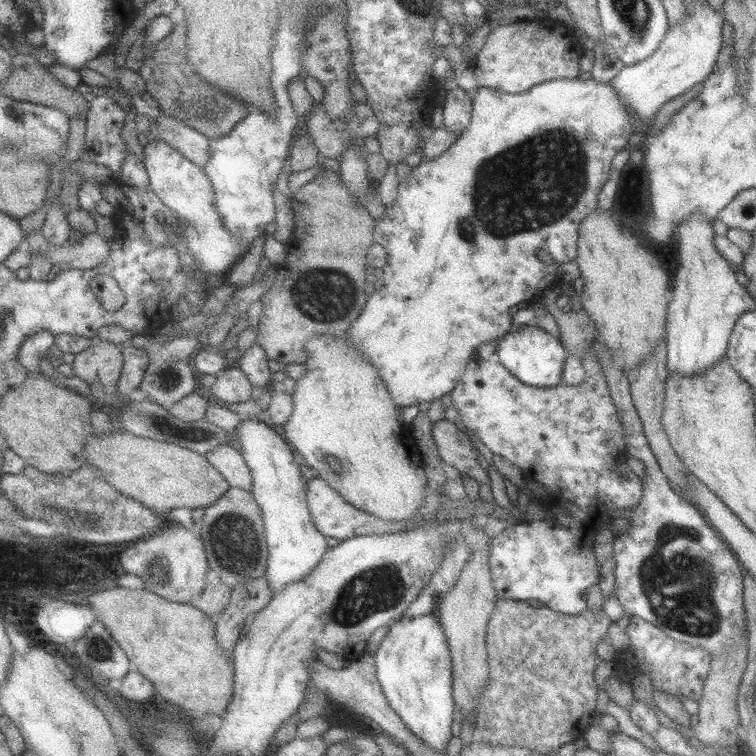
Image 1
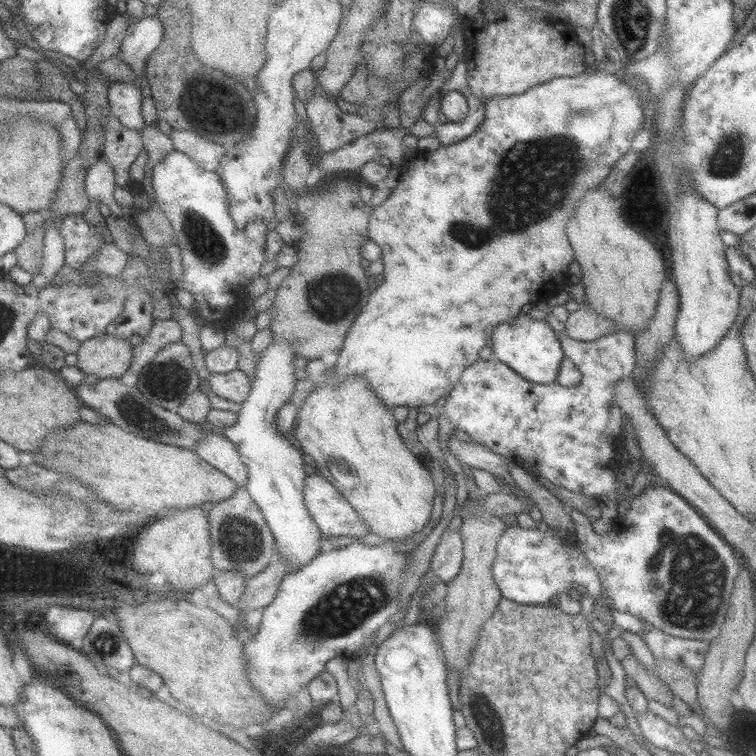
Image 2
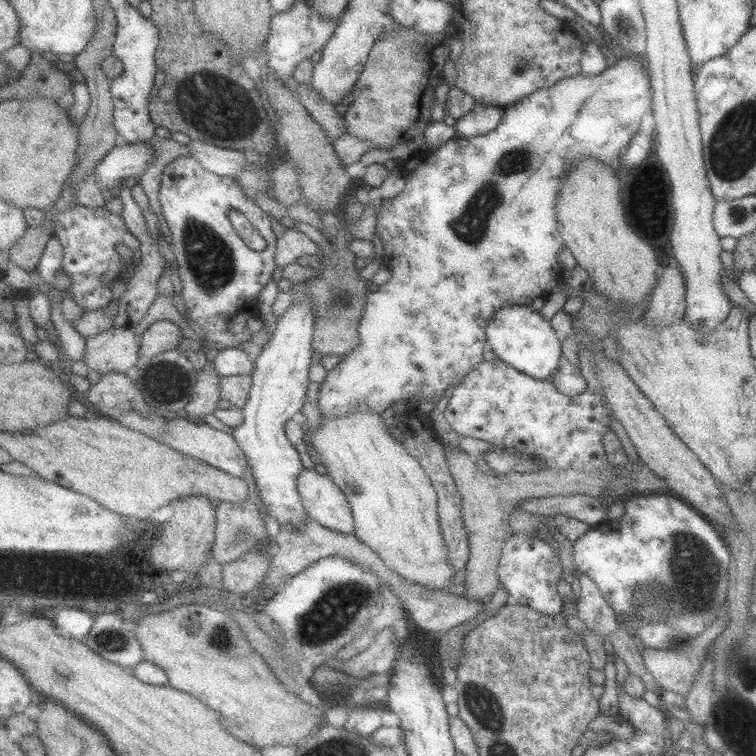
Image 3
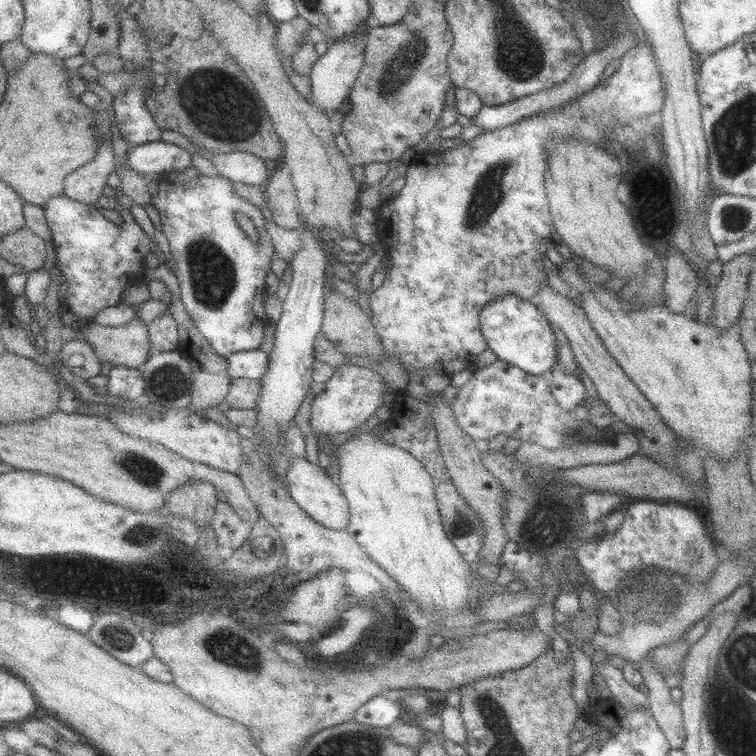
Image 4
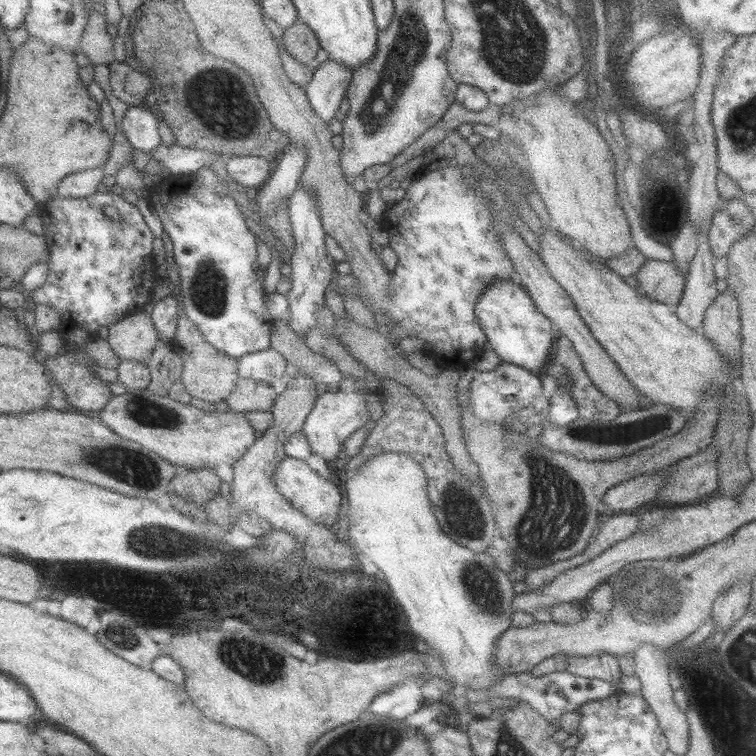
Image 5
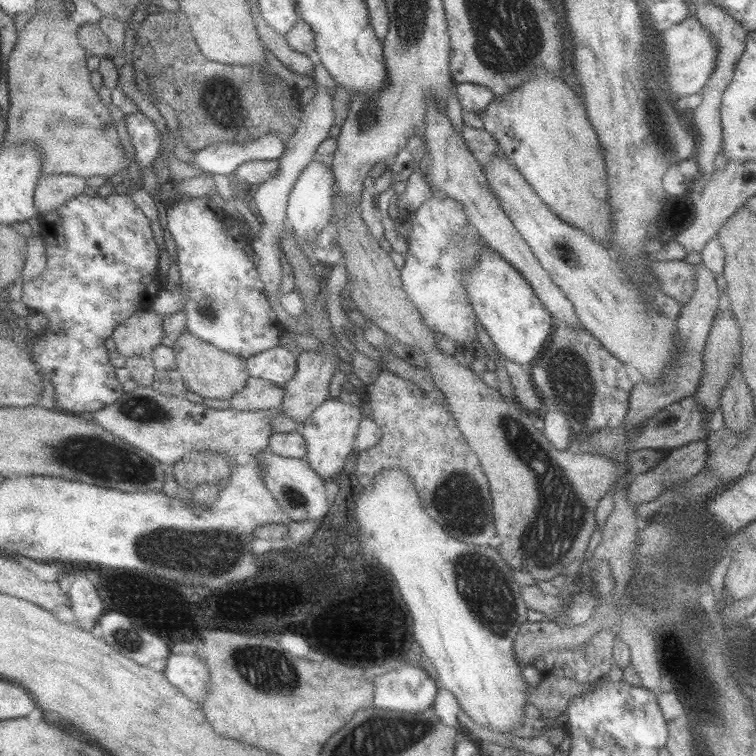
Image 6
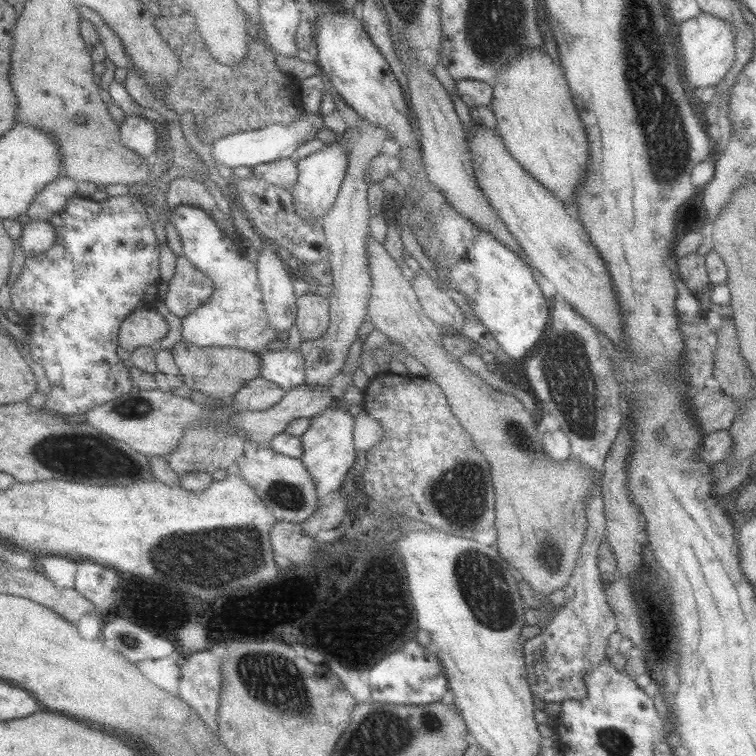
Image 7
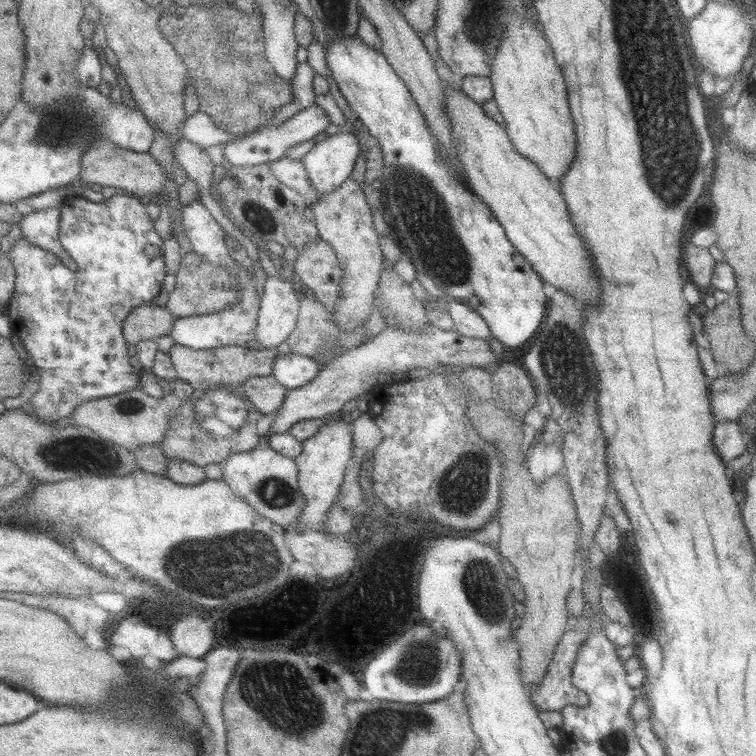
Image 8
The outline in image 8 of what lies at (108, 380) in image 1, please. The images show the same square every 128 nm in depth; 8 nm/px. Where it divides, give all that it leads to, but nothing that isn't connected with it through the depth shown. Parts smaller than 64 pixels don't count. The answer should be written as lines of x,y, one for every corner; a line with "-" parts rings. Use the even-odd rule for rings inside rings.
147,303
130,311
124,326
125,338
129,344
137,346
143,340
170,335
176,321
167,305

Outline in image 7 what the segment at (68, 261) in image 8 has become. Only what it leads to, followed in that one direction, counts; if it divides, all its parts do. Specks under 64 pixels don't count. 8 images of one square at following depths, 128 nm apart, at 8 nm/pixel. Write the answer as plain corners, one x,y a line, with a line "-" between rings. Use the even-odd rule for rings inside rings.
31,219
25,225
23,236
20,240
26,257
34,258
35,255
47,252
57,242
57,230
48,220

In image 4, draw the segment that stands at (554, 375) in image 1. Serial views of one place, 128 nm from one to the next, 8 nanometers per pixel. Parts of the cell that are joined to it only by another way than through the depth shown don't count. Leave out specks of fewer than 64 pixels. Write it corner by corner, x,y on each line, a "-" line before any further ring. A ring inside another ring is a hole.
505,295
489,302
481,311
481,326
489,348
501,360
518,366
527,374
541,374
555,362
555,336
551,326
535,308
533,300
519,298
519,295

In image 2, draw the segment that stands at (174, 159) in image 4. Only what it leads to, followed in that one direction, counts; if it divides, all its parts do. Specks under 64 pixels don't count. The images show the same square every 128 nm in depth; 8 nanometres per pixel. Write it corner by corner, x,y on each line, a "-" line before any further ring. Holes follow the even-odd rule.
97,162
89,170
86,178
86,188
88,196
92,200
99,200
107,205
114,218
125,218
119,209
119,204
115,202
115,188
118,187
115,178
116,171
108,162

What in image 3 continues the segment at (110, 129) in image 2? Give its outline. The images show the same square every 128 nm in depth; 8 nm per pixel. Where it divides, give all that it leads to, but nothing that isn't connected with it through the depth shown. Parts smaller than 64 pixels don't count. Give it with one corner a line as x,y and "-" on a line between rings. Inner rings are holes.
120,186
121,200
124,205
123,215
127,223
127,227
131,232
135,233
135,236
141,241
142,258
139,263
131,266
131,278
126,282
127,290
123,292
123,295
119,299
118,313
114,319
114,326
119,328
135,328
139,325
147,311
151,308
151,305
157,300
159,292
157,292
157,282
161,278
161,274
165,272
165,268
168,268
169,264
165,260
165,256
161,254
159,250
159,244
155,241
155,237
151,235
149,227
147,227
147,219
145,219
144,209
135,201
132,196
131,190
127,186

